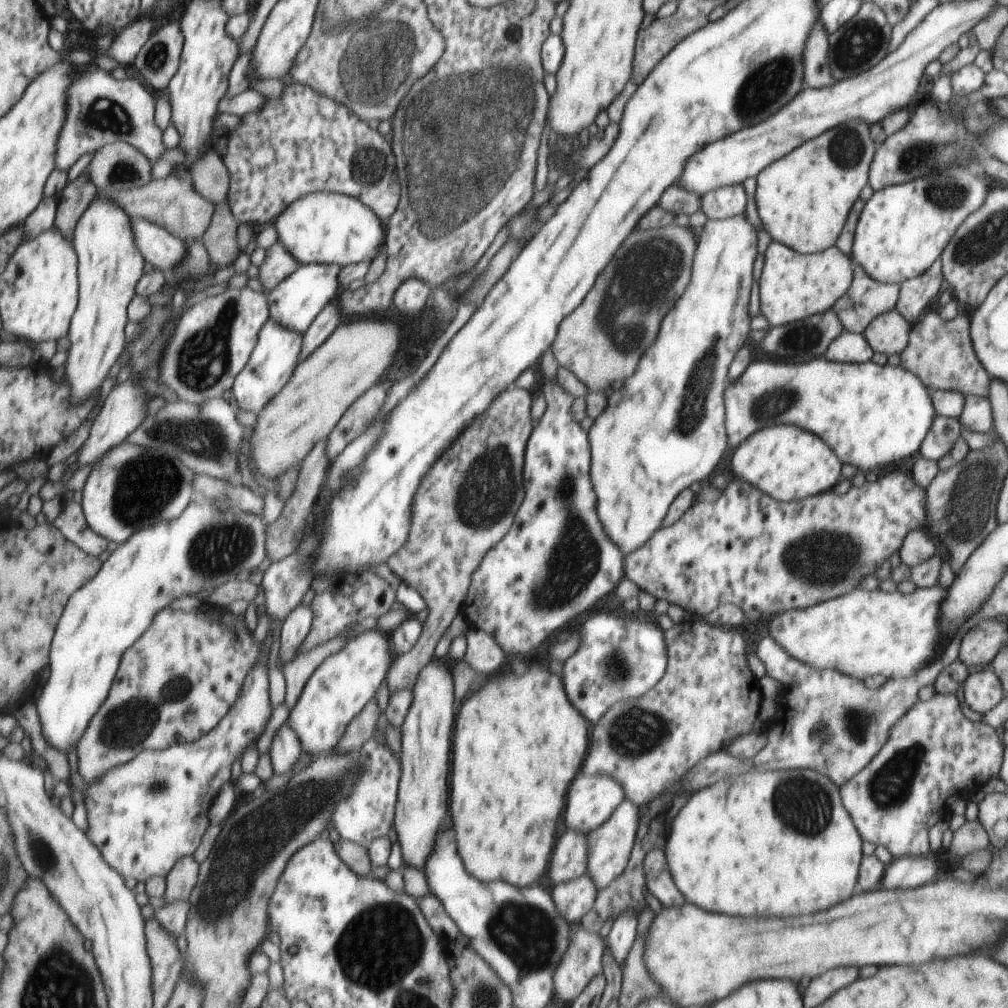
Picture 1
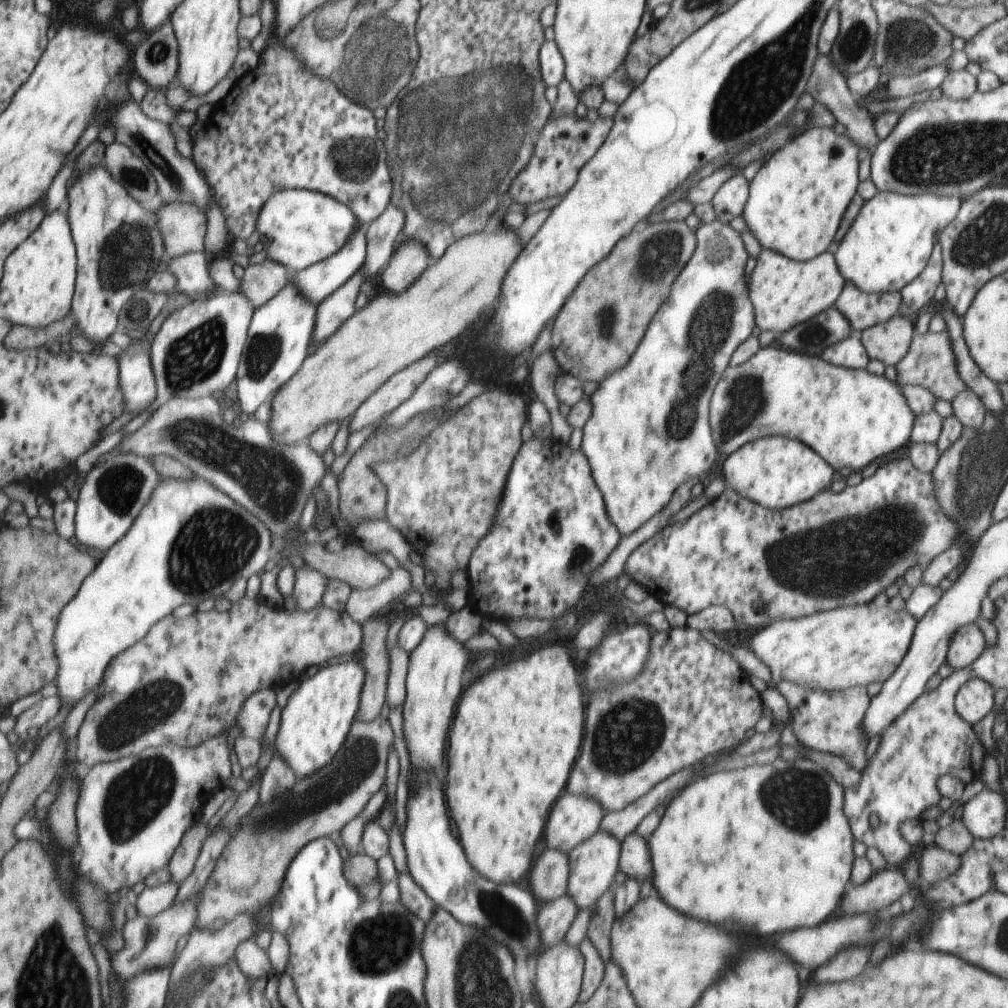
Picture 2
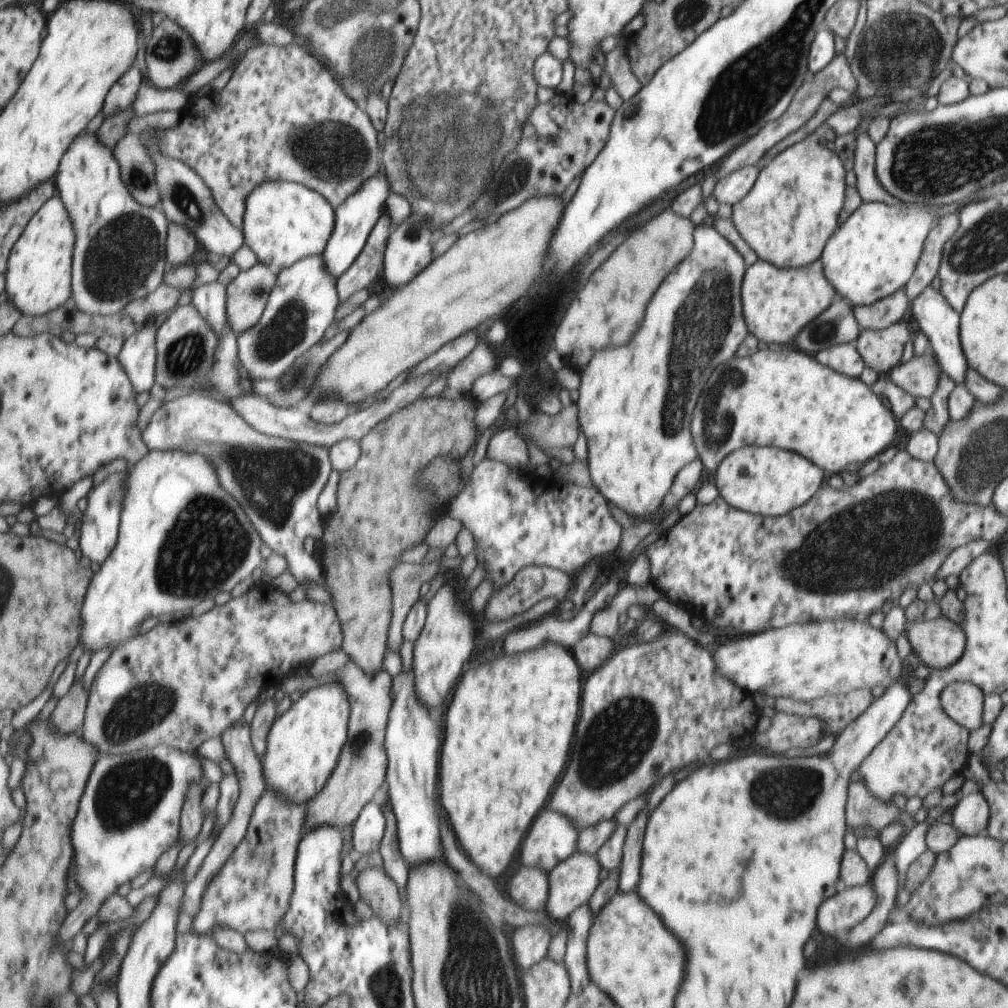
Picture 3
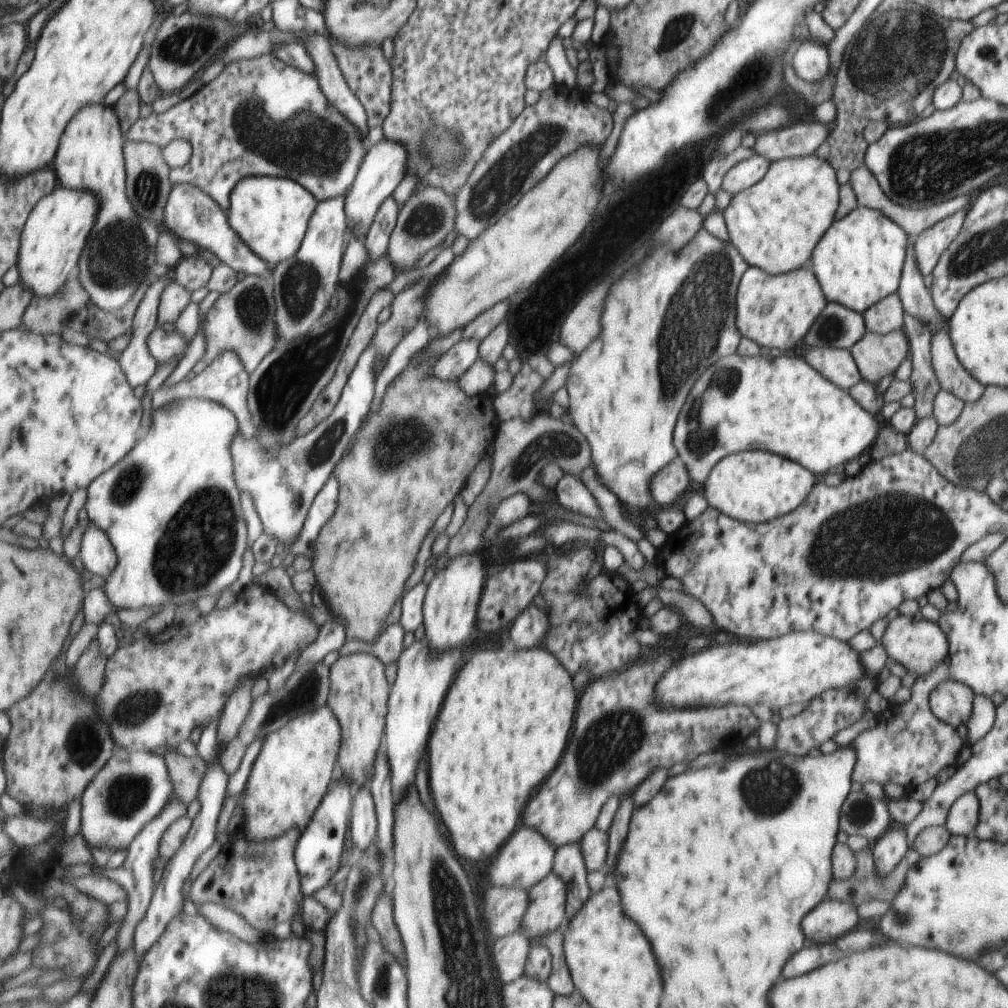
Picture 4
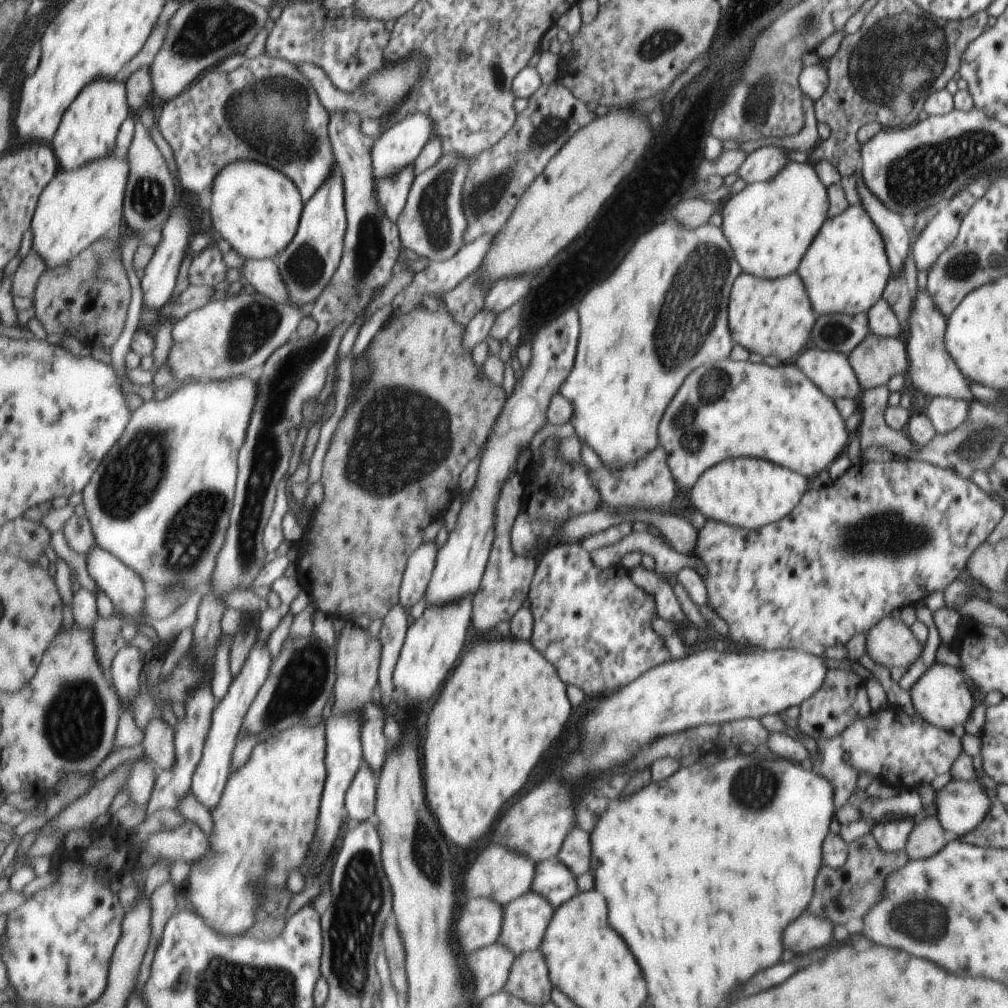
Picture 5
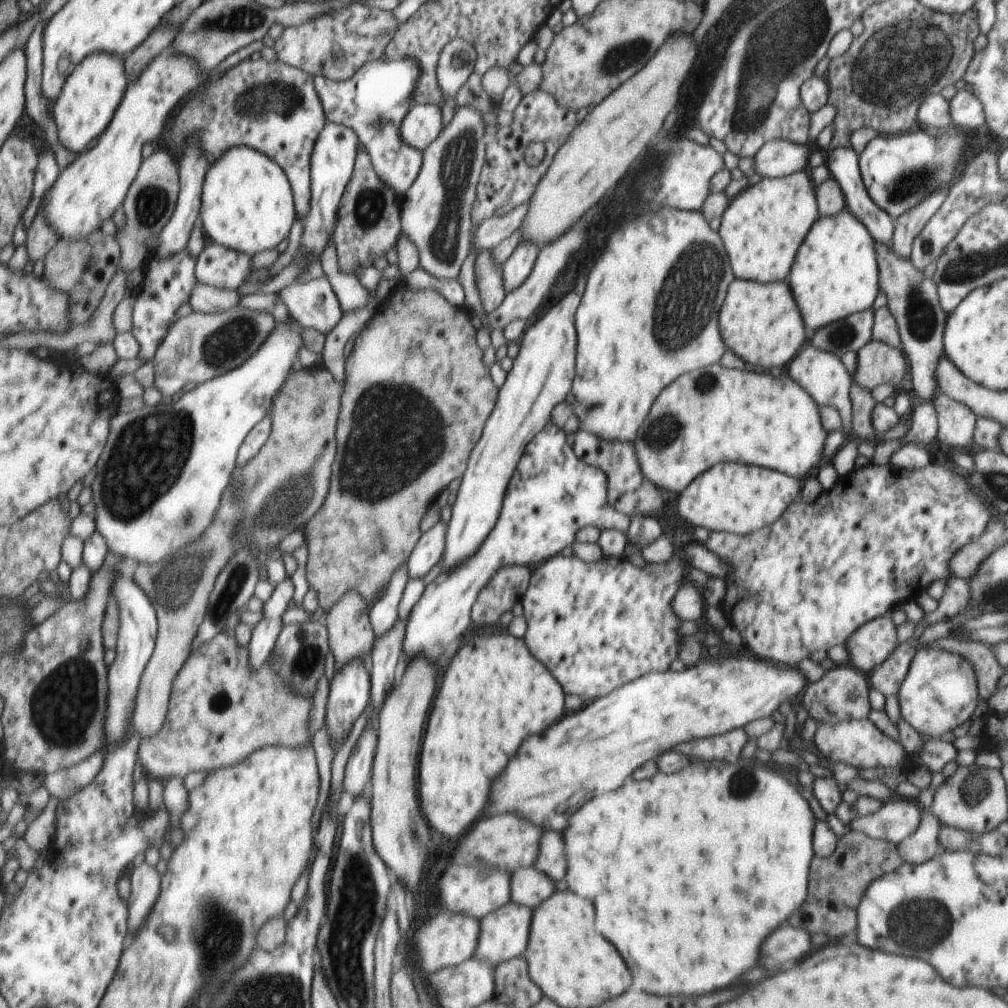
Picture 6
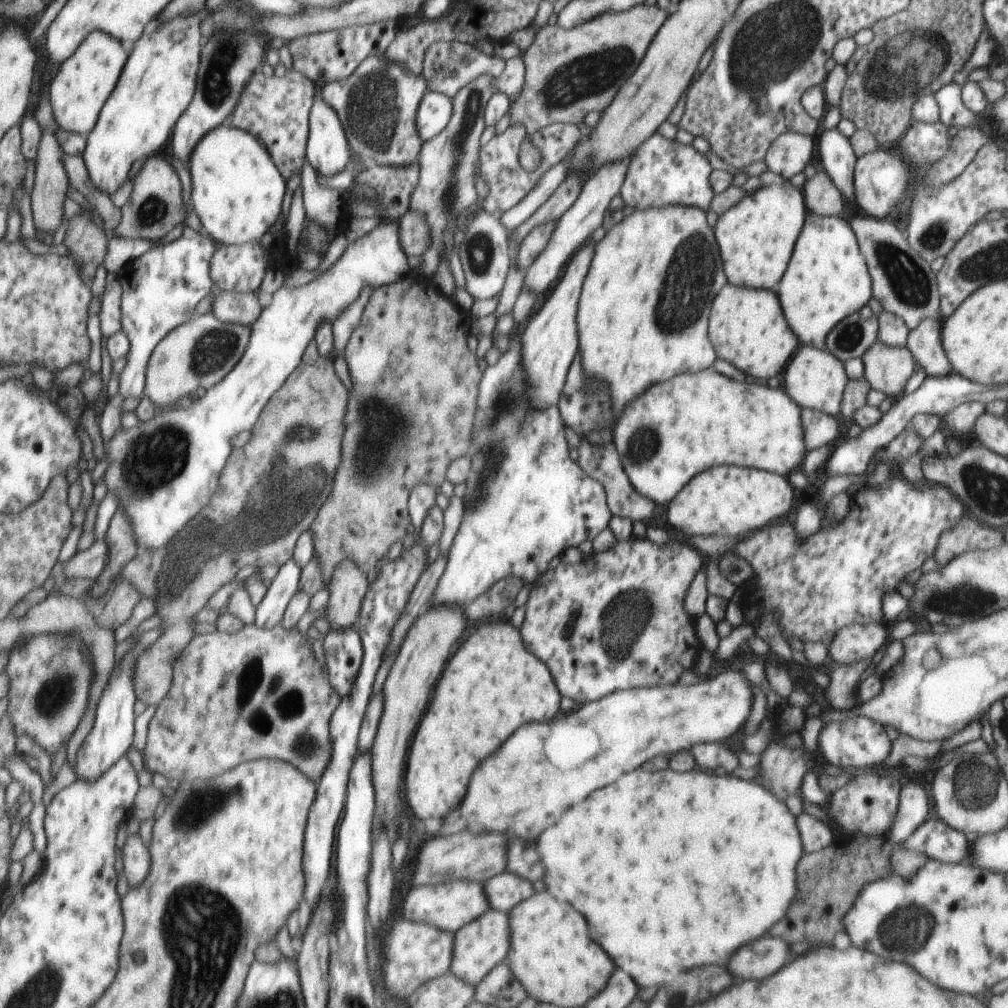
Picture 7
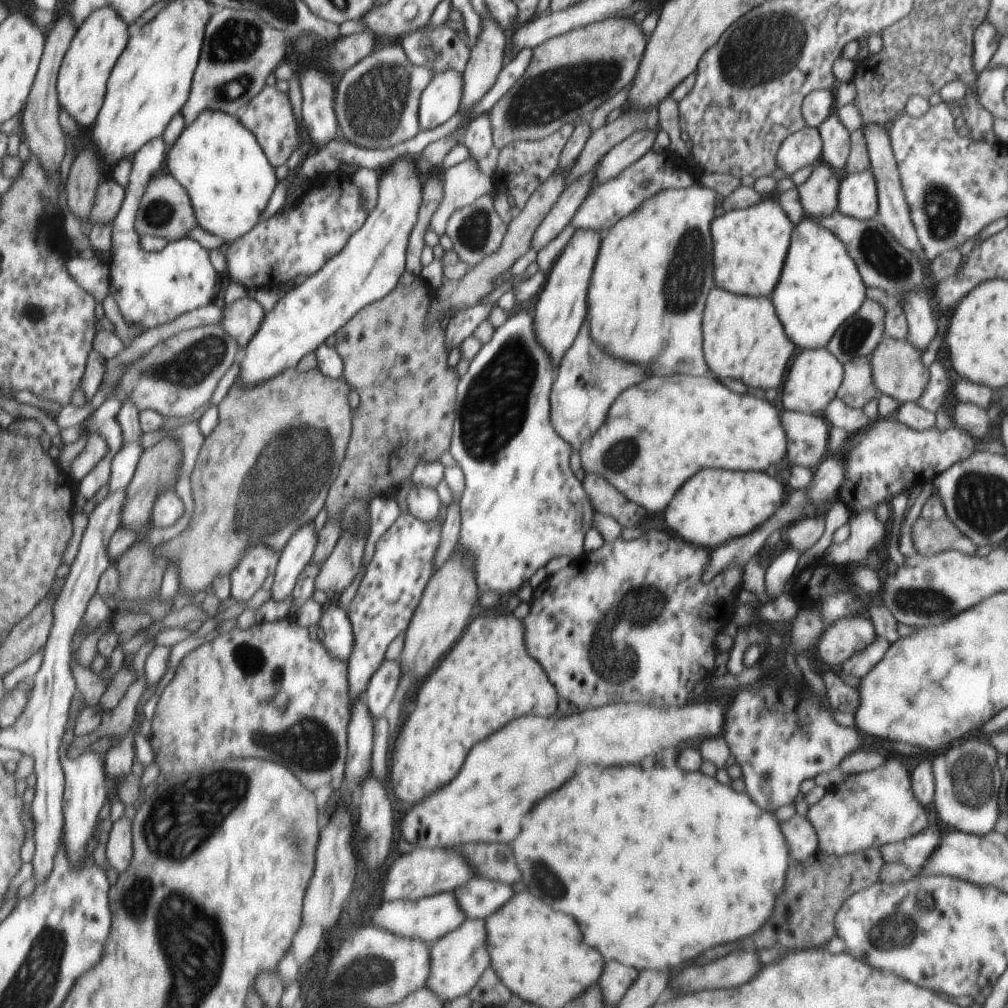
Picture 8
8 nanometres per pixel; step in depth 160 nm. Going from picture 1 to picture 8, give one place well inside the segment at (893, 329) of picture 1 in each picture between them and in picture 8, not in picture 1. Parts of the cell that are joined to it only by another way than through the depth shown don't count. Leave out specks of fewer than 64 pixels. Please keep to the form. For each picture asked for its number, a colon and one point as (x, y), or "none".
2: (887, 342)
3: (880, 350)
4: (876, 356)
5: (876, 359)
6: (877, 364)
7: (886, 368)
8: (897, 371)

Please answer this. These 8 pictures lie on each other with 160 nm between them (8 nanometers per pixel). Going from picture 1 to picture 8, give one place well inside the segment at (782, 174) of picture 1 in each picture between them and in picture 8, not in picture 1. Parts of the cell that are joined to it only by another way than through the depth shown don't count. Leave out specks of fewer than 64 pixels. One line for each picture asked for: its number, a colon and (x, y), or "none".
2: (796, 199)
3: (790, 211)
4: (774, 224)
5: (769, 224)
6: (764, 224)
7: (756, 236)
8: (750, 245)

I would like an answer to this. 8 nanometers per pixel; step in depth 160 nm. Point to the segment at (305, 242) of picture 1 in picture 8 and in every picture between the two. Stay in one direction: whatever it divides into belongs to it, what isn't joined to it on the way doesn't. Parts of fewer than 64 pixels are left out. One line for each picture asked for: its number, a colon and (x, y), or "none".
2: (304, 227)
3: (284, 222)
4: (271, 214)
5: (256, 208)
6: (248, 204)
7: (237, 193)
8: (229, 178)

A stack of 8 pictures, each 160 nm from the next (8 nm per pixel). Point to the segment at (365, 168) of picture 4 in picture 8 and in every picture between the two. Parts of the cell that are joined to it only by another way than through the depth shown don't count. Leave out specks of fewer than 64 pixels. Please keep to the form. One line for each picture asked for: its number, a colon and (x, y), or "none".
5: (399, 143)
6: (422, 124)
7: (435, 110)
8: (440, 100)

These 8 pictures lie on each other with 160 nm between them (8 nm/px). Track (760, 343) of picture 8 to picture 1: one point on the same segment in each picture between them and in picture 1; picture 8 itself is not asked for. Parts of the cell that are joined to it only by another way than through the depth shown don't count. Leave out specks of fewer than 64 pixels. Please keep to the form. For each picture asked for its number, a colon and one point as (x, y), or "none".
1: (791, 286)
2: (784, 293)
3: (777, 303)
4: (775, 311)
5: (771, 317)
6: (759, 322)
7: (747, 329)

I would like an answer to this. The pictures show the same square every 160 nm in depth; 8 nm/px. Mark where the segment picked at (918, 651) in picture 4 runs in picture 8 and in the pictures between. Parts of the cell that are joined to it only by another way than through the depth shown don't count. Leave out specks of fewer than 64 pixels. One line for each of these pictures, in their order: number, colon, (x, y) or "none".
5: (890, 643)
6: (867, 646)
7: (858, 642)
8: (845, 636)

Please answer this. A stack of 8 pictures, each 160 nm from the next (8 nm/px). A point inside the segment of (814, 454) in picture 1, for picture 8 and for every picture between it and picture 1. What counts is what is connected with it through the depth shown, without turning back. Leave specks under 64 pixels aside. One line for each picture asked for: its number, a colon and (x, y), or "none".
2: (776, 472)
3: (767, 481)
4: (754, 486)
5: (749, 493)
6: (737, 498)
7: (729, 500)
8: (717, 506)

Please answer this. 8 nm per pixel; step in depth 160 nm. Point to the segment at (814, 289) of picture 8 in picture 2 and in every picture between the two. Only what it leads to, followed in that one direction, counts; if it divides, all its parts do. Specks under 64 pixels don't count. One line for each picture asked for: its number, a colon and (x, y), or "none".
2: (890, 242)
3: (874, 253)
4: (859, 263)
5: (845, 270)
6: (837, 274)
7: (827, 280)

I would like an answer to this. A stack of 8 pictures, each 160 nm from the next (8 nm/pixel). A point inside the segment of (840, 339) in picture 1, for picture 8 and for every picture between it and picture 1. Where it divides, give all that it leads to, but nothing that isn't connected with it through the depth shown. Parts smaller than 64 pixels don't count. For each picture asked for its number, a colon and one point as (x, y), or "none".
2: (850, 353)
3: (844, 359)
4: (836, 365)
5: (829, 371)
6: (821, 375)
7: (814, 379)
8: (815, 375)

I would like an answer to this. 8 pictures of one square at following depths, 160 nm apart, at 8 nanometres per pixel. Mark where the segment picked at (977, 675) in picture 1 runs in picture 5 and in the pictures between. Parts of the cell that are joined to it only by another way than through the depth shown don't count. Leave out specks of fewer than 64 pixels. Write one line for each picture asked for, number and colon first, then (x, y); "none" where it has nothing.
2: (974, 700)
3: (961, 701)
4: (950, 701)
5: (939, 696)

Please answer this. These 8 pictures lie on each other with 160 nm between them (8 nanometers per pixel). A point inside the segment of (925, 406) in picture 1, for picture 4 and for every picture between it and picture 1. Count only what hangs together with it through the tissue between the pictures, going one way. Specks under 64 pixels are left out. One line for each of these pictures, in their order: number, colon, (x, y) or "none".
2: (849, 417)
3: (785, 399)
4: (782, 405)

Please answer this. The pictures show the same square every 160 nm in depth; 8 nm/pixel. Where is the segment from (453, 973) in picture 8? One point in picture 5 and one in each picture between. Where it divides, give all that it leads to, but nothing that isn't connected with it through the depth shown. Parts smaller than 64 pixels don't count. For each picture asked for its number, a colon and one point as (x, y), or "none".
5: (525, 919)
6: (504, 933)
7: (477, 947)

